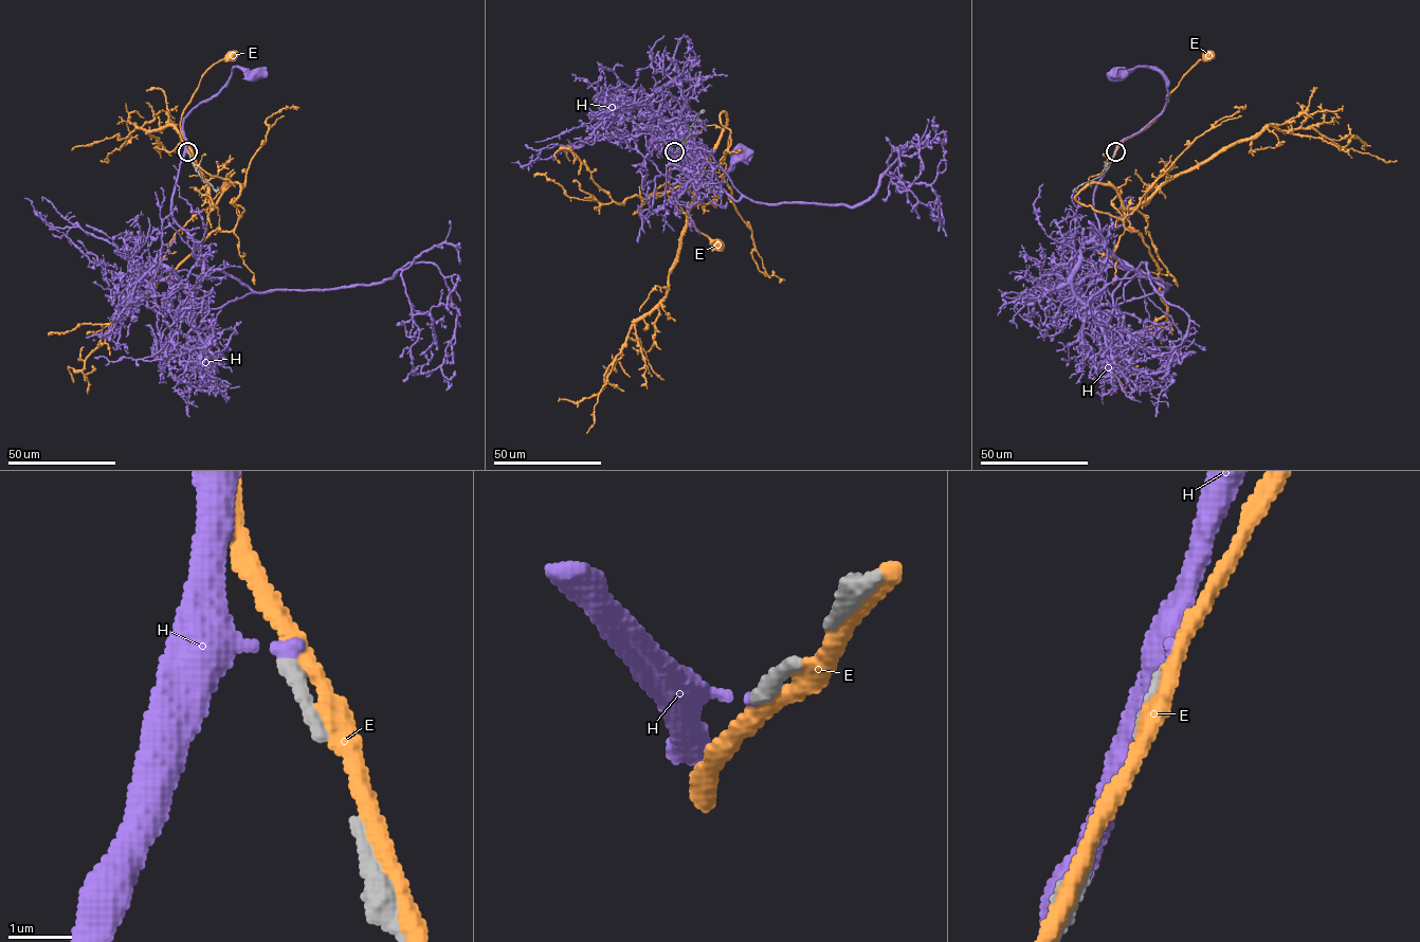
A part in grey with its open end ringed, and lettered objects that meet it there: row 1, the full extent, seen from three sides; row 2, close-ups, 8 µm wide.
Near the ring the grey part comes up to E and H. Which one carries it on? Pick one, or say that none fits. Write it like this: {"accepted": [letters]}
{"accepted": []}

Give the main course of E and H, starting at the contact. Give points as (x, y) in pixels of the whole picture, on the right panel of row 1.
E: (1114, 154), (1123, 142), (1146, 129), (1159, 115), (1184, 75), (1209, 56)
H: (1115, 151), (1118, 144), (1162, 112), (1167, 93), (1165, 78), (1158, 71), (1136, 67), (1114, 74)

